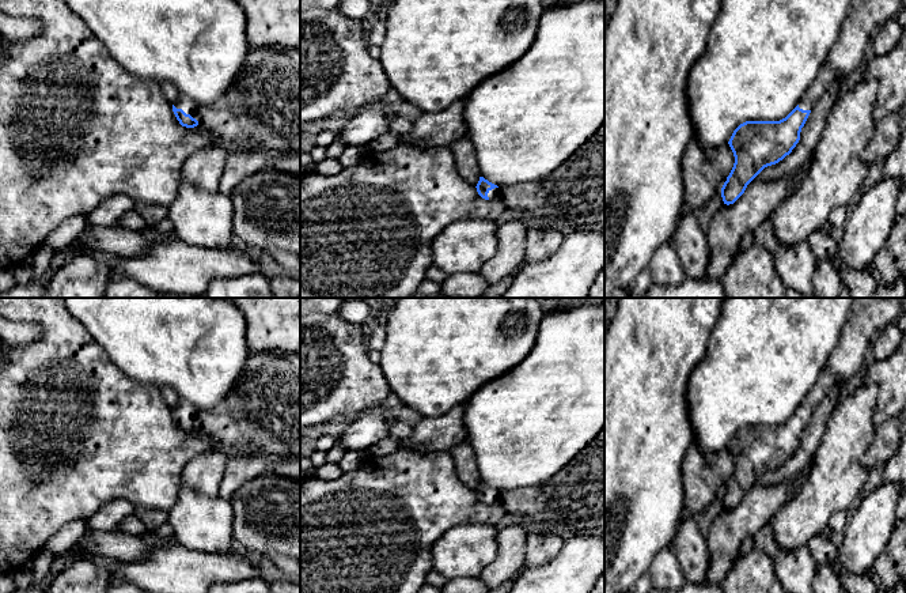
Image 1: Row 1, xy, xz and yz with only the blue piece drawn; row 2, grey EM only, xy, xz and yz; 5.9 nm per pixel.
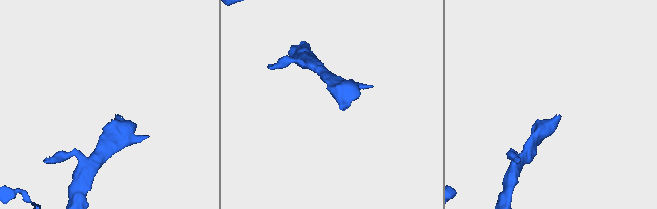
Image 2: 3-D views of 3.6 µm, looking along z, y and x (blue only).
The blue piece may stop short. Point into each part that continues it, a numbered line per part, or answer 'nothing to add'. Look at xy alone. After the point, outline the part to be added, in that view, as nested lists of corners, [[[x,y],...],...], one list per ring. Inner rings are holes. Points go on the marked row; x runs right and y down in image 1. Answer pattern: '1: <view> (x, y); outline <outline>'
1: xy (262, 106); outline [[[251,48],[242,72],[217,102],[202,106],[179,95],[174,103],[201,124],[217,143],[246,141],[269,155],[300,152],[300,49]]]

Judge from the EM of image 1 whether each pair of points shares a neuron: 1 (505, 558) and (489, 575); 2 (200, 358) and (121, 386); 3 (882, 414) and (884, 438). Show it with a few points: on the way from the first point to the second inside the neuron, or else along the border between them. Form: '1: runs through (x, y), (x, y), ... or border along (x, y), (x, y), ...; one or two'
1: runs through (503, 562), (493, 571); one
2: border along (112, 361), (139, 384), (155, 385), (159, 389); two
3: border along (891, 416), (876, 427); two

